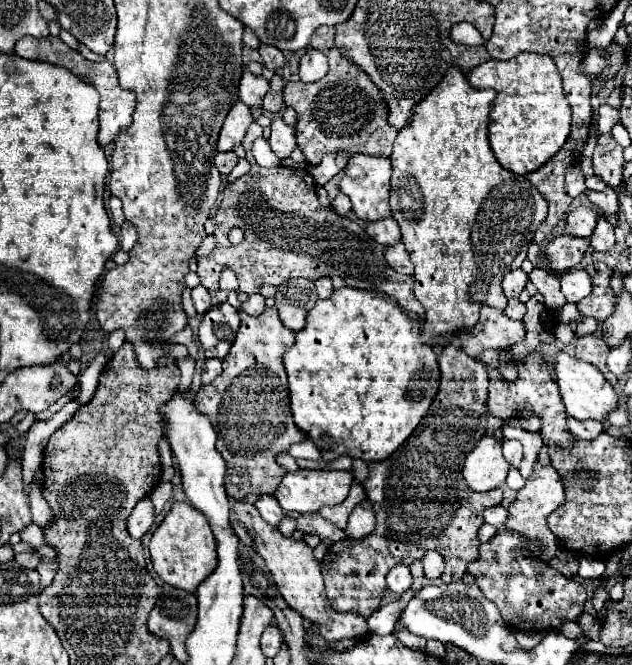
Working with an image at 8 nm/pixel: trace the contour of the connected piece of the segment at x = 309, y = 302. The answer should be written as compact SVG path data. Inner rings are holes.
M298 277L290 279L288 283L282 283L274 299L282 323L292 331L300 331L304 327L304 317L314 307L318 295L312 281Z

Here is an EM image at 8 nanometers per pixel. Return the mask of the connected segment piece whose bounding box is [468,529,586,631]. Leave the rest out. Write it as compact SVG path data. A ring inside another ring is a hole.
M498 531L490 541L480 545L480 555L468 565L468 573L478 579L480 591L498 607L504 623L514 631L544 631L560 629L568 619L582 613L586 589L572 577L562 575L550 563L526 555L528 539L514 535L514 531Z

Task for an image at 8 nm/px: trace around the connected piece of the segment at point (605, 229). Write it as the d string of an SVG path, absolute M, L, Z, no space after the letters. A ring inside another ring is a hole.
M598 219L598 225L590 237L590 245L594 247L594 251L608 251L614 247L614 227L610 227L606 219Z

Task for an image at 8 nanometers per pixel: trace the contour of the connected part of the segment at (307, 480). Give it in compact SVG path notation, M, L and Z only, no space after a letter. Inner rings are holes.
M318 469L318 471L296 471L296 473L286 473L282 483L278 485L278 491L274 497L278 499L280 507L284 511L298 511L298 513L318 513L322 505L336 505L342 503L348 497L350 485L354 477L350 471L330 471L330 469Z

